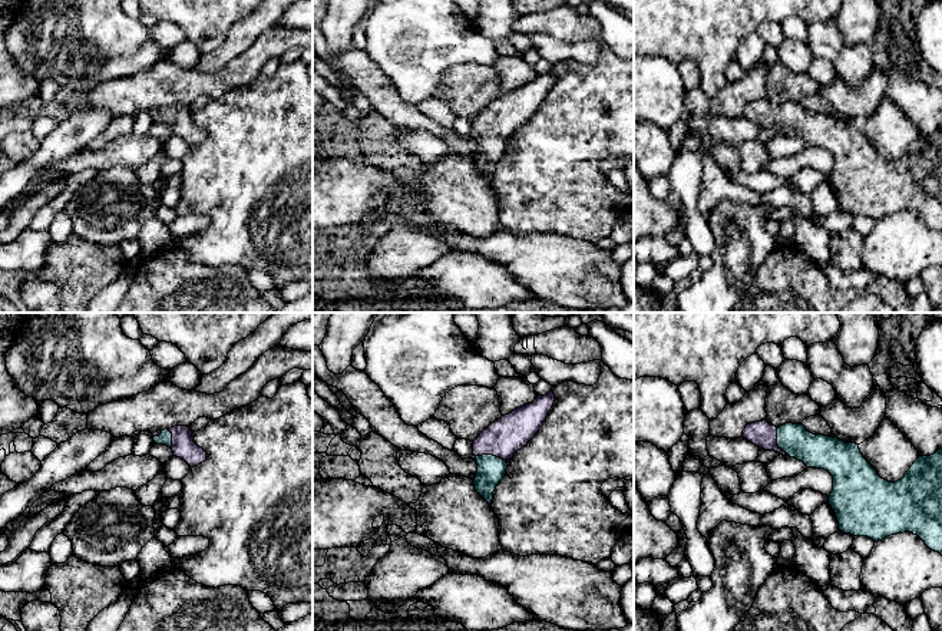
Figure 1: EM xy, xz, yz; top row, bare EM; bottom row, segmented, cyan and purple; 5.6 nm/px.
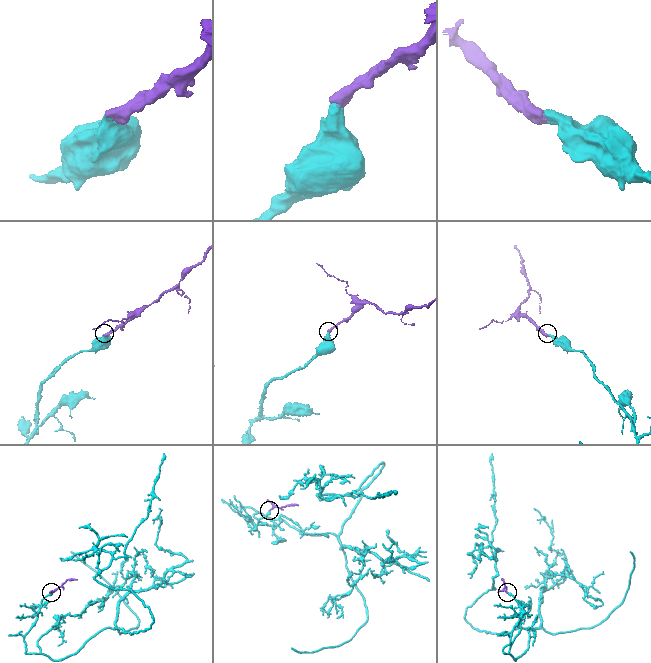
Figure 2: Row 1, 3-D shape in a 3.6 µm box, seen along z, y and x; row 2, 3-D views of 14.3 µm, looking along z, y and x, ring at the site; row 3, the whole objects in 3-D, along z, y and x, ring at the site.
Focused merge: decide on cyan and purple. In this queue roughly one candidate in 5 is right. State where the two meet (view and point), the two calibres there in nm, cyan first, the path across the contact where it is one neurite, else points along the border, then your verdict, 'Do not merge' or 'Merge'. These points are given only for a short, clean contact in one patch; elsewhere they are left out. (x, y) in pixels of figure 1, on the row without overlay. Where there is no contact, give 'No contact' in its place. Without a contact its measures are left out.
Touches cyan at yz (777, 121). Thickness 190 nm (cyan) against 140 nm. Path across: yz (815, 129), (796, 121), (777, 121), (762, 112). Merge

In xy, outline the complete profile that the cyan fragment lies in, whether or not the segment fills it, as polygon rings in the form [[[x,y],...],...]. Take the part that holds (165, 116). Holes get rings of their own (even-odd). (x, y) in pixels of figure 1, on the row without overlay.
[[[175,105],[158,109],[152,116],[156,123],[171,126],[173,135],[181,136],[194,146],[206,139],[206,131],[194,120],[192,112],[188,105]]]

